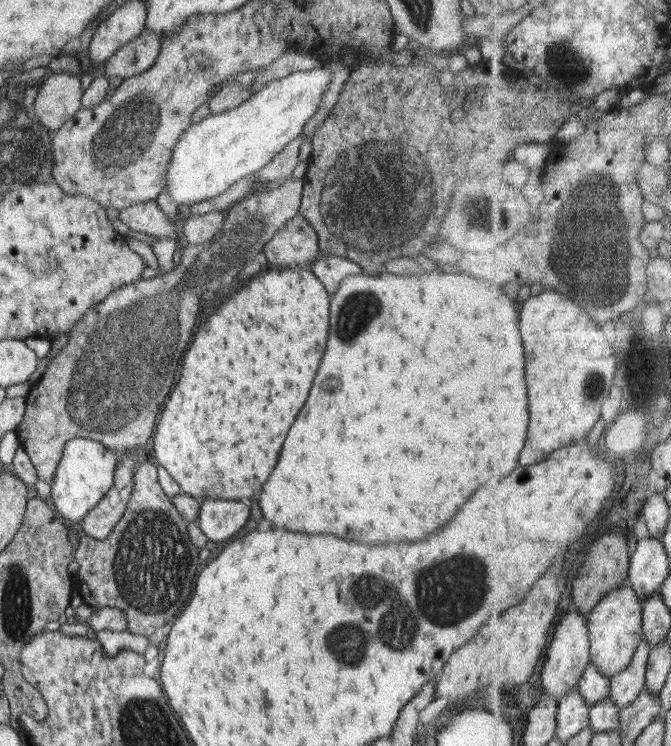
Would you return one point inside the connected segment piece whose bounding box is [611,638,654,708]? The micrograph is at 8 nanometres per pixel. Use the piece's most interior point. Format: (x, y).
(628, 685)

